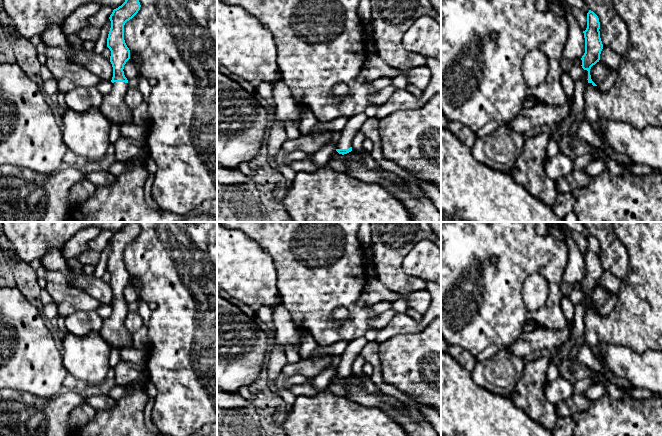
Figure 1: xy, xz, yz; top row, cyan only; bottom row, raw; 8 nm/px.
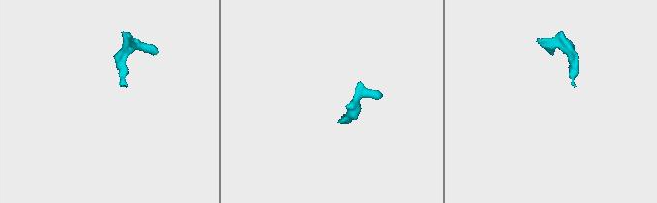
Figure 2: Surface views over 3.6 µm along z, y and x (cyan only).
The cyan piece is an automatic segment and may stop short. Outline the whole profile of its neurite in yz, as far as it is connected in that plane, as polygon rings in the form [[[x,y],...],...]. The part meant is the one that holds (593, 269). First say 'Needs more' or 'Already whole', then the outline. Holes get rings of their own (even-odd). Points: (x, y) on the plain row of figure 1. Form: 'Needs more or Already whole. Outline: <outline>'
Needs more. Outline: [[[613,222],[618,239],[625,246],[629,257],[627,275],[621,280],[613,311],[601,316],[592,305],[590,293],[600,284],[603,268],[600,262],[600,246],[591,234],[587,237],[584,257],[585,277],[579,284],[583,292],[585,314],[585,343],[593,355],[601,356],[601,345],[614,345],[633,349],[637,353],[647,350],[662,351],[662,222]]]

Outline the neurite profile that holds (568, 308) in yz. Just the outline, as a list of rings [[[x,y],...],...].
[[[563,297],[561,301],[561,307],[567,319],[567,322],[573,323],[575,306],[573,305],[569,297]]]

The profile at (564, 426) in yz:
[[[559,417],[554,429],[552,430],[553,436],[572,436],[573,435],[573,422],[570,418]]]

